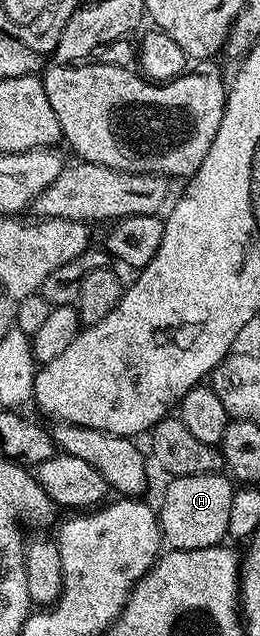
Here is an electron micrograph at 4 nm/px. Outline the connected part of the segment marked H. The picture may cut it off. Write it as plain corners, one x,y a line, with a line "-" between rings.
222,473
174,477
169,482
162,495
162,508
159,506
156,511
165,546
175,551
219,546
228,536
228,516
232,510
235,484

